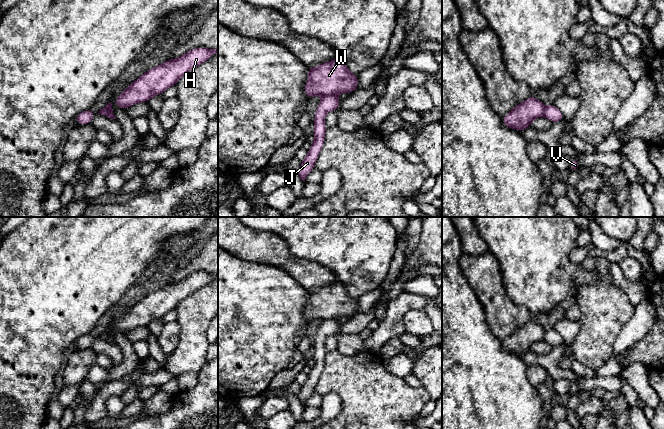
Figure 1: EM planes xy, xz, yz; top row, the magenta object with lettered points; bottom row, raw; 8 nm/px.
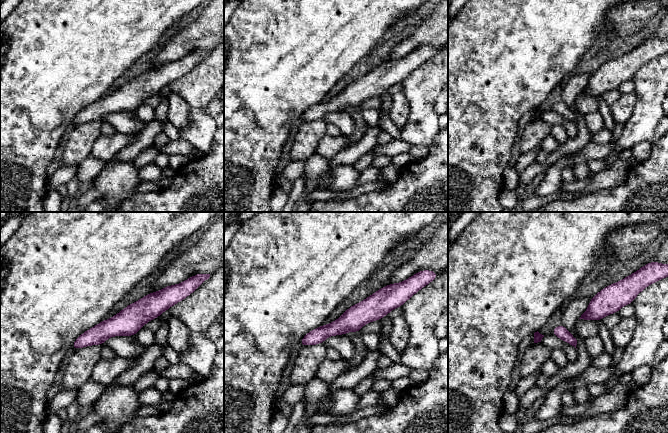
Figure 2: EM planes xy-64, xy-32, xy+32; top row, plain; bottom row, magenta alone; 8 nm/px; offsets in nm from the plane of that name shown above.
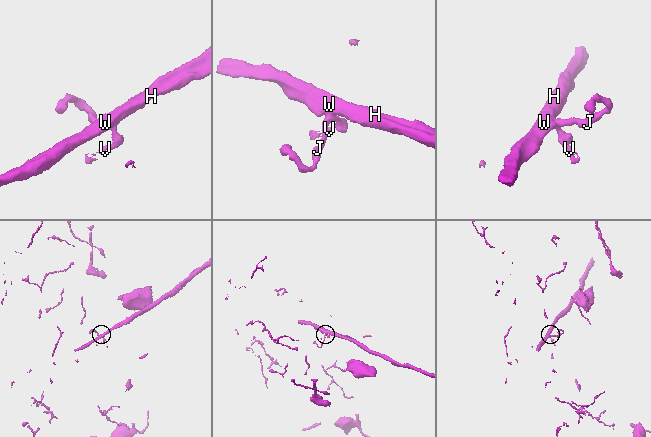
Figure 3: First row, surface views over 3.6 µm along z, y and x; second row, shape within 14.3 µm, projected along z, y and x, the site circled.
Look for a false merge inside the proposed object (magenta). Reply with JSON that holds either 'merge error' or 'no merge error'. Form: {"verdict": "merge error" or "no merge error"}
{"verdict": "merge error"}

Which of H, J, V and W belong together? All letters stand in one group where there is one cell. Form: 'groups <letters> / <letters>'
groups H W / J V

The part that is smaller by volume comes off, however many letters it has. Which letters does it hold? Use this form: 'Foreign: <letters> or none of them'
Foreign: H, W

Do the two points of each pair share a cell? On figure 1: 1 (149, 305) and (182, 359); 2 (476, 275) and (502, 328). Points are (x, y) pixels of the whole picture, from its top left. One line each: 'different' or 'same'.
1: different
2: same

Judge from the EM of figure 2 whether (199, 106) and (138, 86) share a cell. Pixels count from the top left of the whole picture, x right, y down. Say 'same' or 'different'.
different

